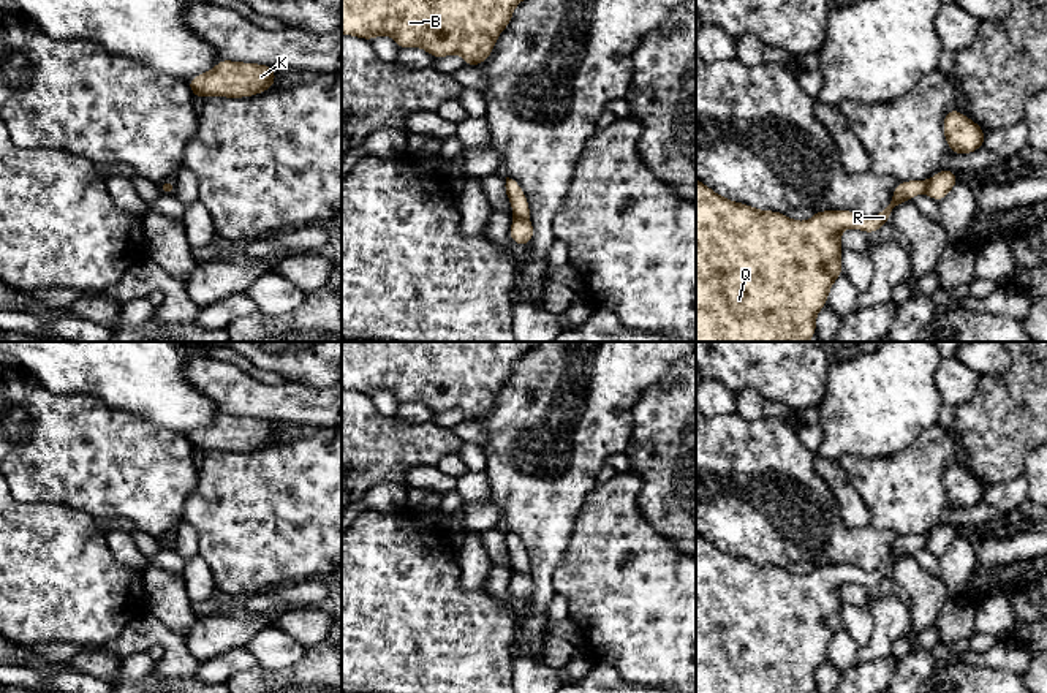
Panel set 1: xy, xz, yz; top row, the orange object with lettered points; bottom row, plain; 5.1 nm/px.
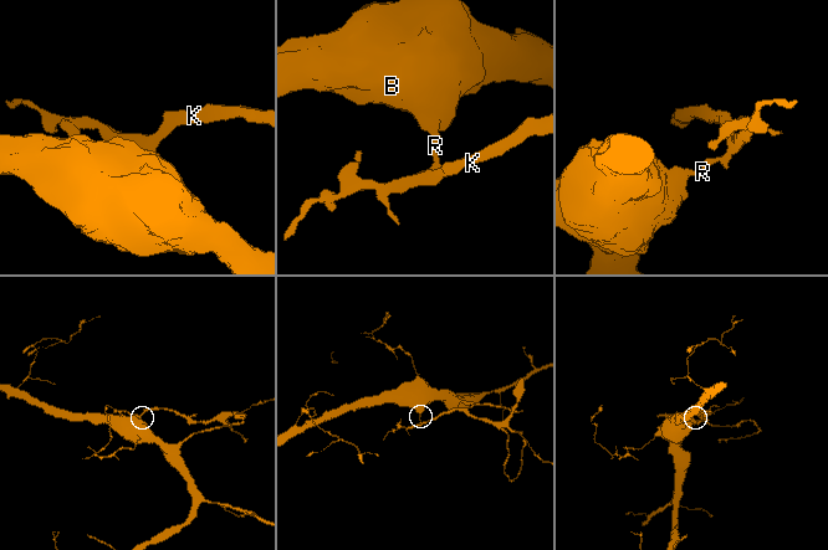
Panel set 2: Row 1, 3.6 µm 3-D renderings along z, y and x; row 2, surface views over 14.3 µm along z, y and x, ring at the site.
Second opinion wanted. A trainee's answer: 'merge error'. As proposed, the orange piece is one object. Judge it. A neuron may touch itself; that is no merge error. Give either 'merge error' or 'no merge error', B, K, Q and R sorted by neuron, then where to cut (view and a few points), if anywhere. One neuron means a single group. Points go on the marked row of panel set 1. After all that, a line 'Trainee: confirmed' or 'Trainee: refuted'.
merge error; B Q R / K; cut in xz along (514, 214), (527, 219)
Trainee: confirmed

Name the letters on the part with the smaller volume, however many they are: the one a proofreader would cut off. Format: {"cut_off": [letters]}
{"cut_off": ["K"]}

